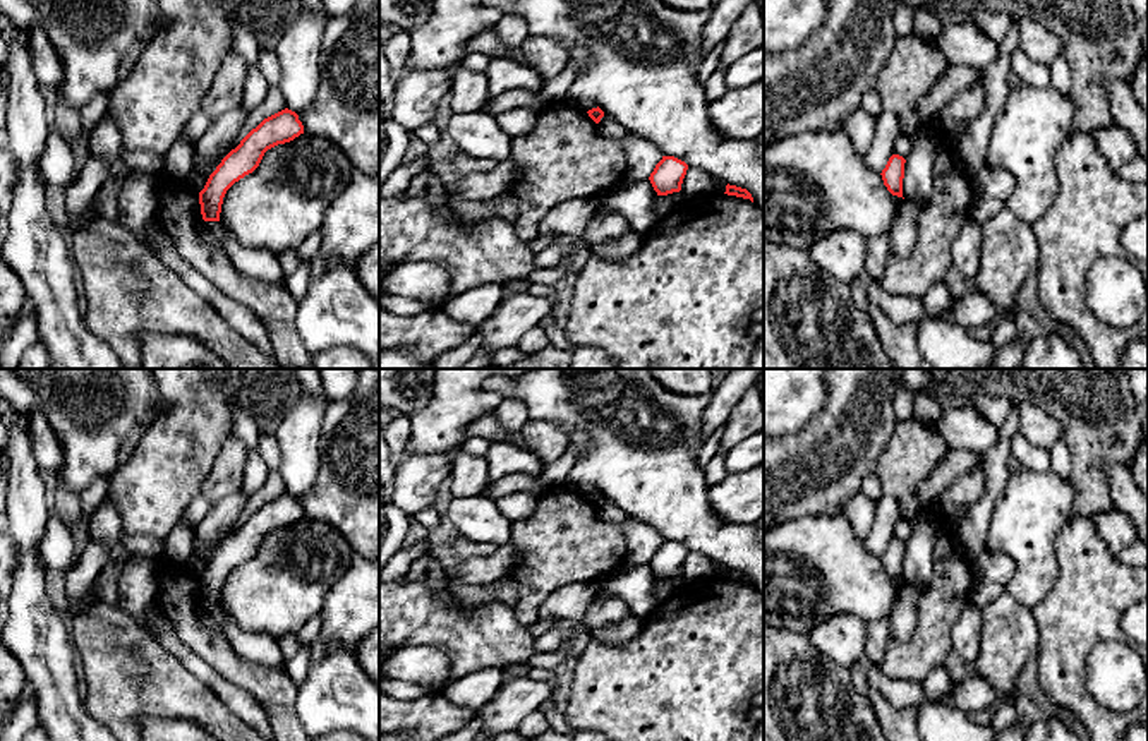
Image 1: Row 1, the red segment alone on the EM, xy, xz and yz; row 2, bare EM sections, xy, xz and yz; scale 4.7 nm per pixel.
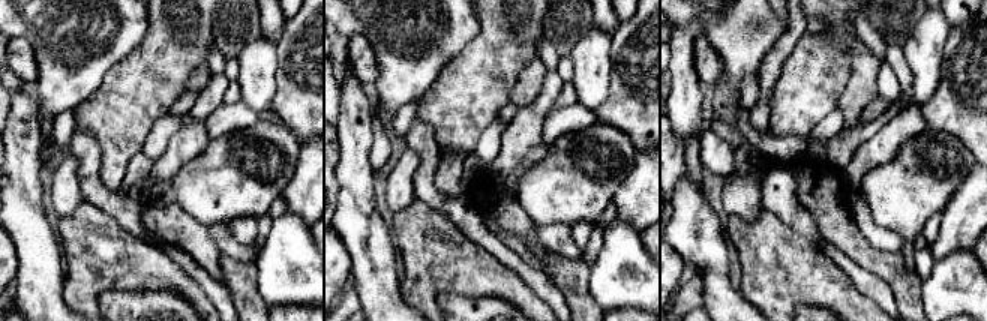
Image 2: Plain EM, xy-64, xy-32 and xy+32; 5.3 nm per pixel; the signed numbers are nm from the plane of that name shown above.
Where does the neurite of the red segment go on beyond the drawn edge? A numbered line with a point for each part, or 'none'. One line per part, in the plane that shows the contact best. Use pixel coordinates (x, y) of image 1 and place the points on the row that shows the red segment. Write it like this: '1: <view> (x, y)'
none

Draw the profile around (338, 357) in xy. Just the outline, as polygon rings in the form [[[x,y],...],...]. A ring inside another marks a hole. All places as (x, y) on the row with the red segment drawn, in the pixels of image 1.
[[[333,346],[312,358],[312,369],[372,369],[372,362],[360,350]]]

